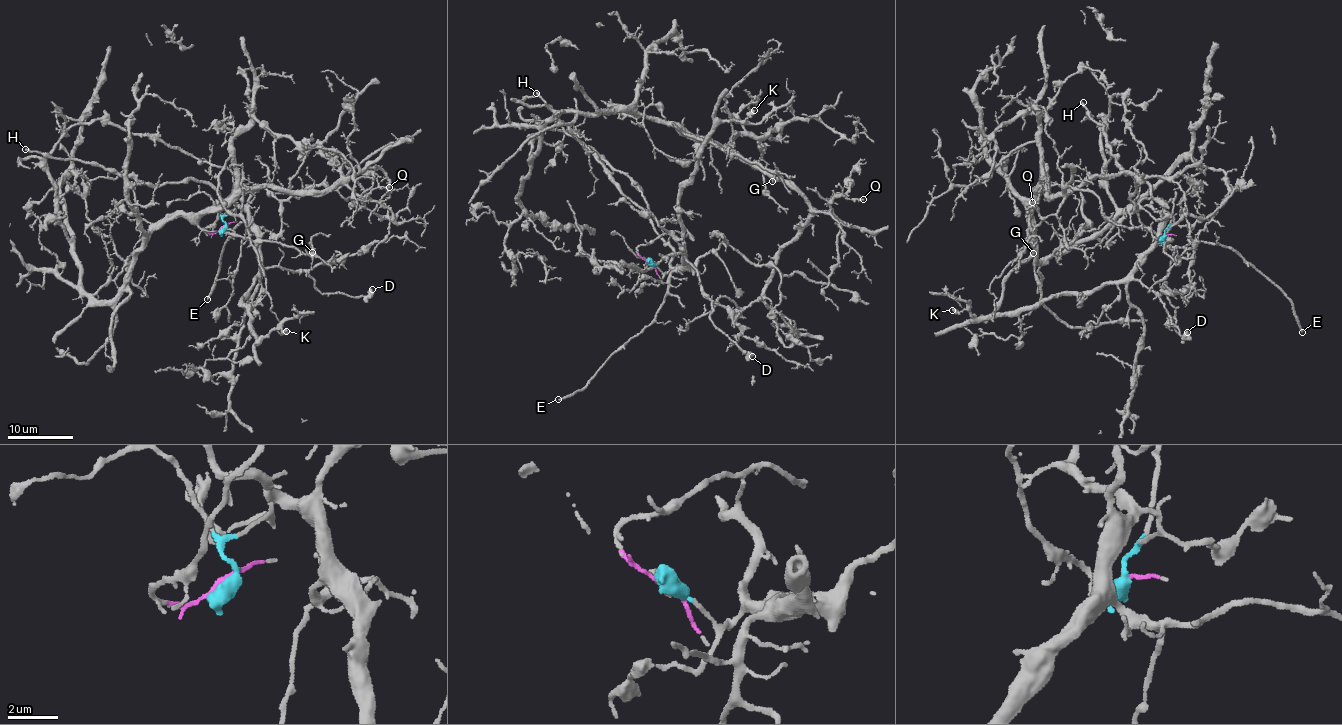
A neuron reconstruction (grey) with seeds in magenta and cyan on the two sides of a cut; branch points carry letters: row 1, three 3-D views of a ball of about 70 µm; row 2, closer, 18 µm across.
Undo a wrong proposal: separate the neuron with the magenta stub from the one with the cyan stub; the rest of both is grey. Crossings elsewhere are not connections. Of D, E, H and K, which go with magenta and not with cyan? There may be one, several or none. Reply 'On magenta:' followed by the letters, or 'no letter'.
On magenta: no letter

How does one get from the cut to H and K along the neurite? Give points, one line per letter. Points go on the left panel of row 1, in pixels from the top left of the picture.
H: (223, 229), (223, 218), (237, 206), (201, 180), (149, 186), (120, 173), (25, 149)
K: (223, 229), (223, 218), (239, 205), (257, 238), (259, 270), (239, 300), (250, 331), (259, 338), (286, 330)

